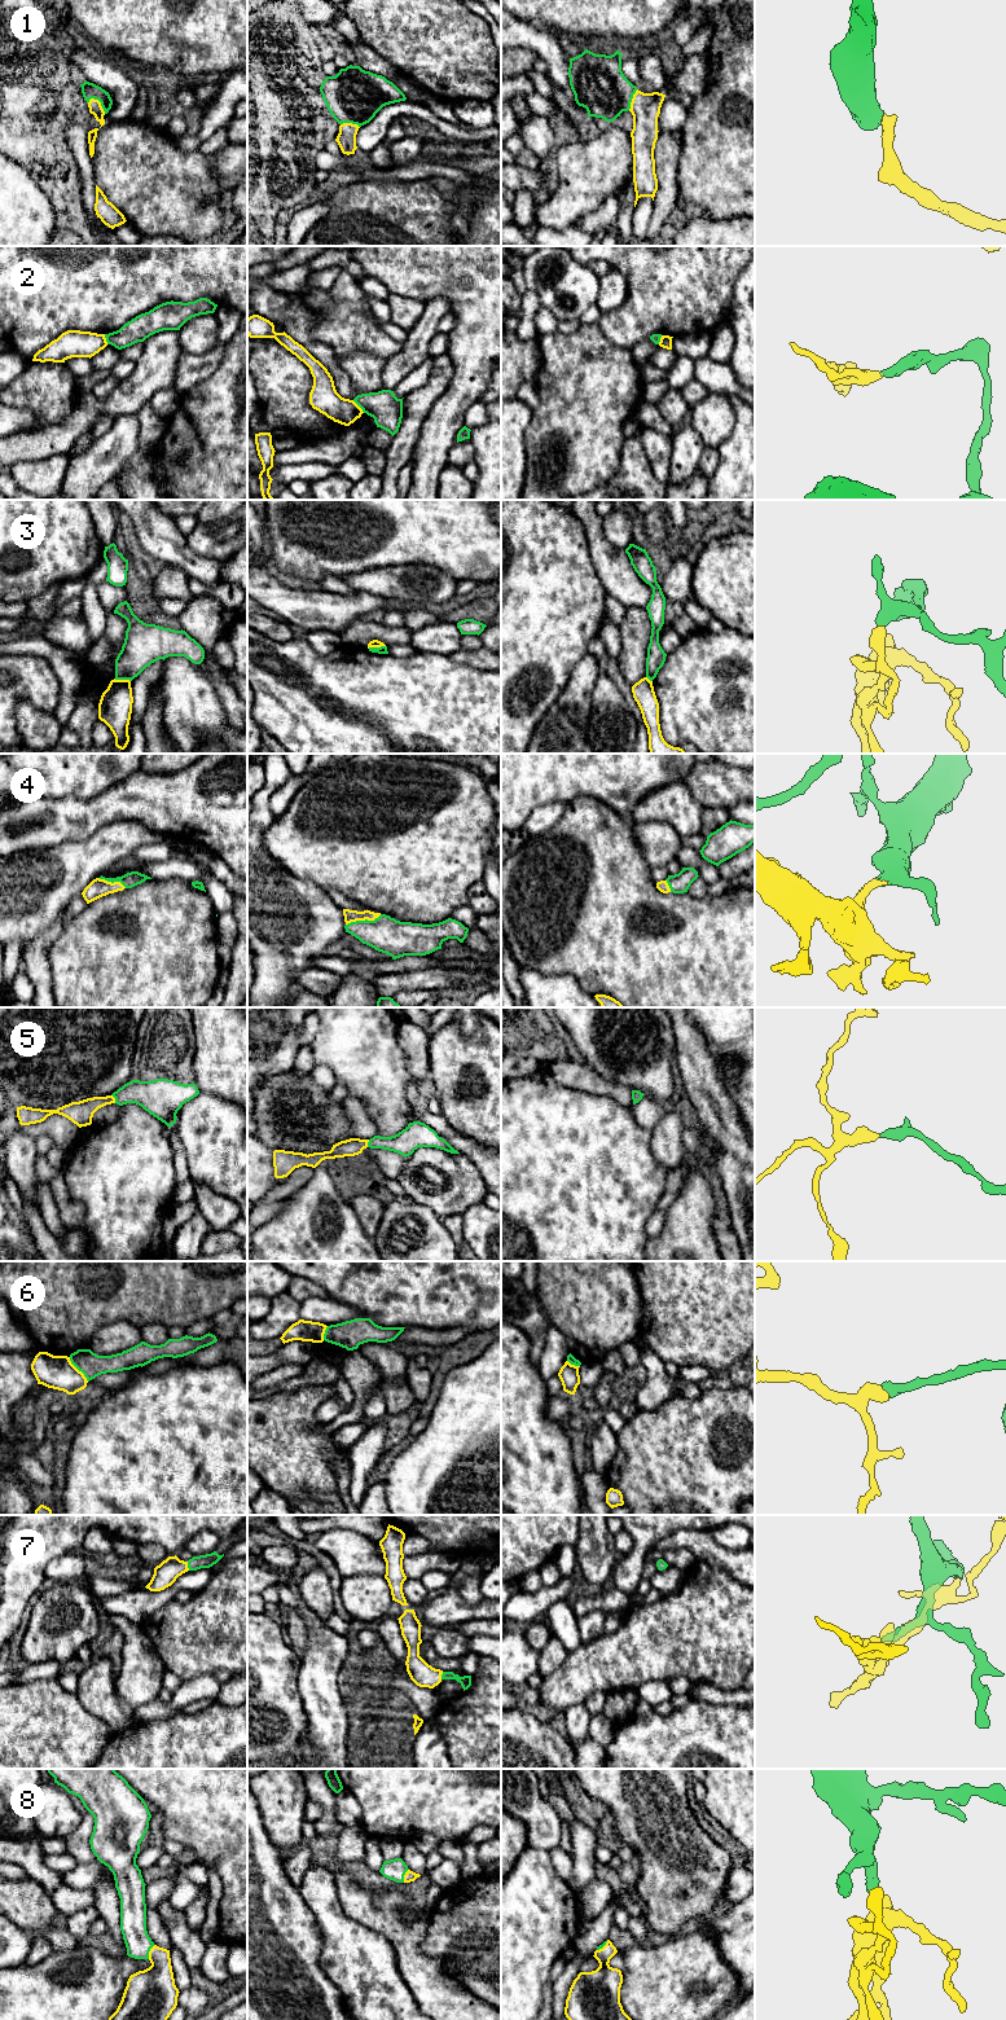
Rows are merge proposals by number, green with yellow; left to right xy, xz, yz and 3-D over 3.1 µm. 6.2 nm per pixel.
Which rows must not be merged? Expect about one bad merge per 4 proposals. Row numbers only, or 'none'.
2, 3, 6

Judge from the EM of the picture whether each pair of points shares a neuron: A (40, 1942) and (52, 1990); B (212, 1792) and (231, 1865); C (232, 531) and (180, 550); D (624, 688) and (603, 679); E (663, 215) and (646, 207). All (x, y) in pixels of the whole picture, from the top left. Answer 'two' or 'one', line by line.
A: two
B: one
C: two
D: two
E: two

